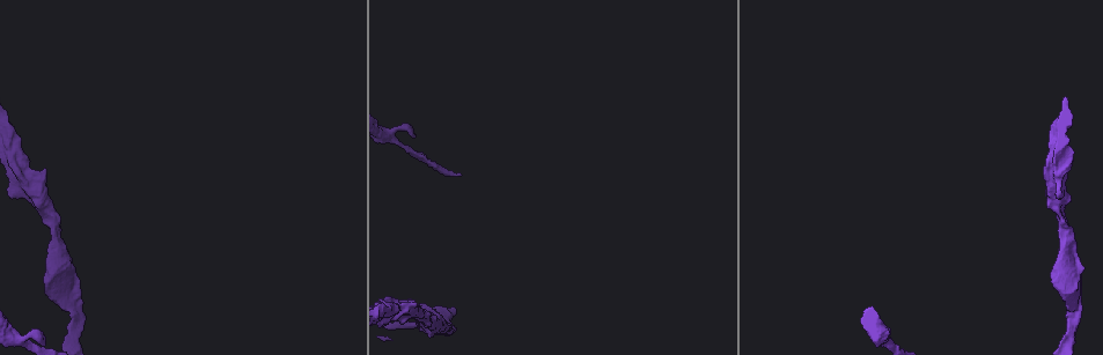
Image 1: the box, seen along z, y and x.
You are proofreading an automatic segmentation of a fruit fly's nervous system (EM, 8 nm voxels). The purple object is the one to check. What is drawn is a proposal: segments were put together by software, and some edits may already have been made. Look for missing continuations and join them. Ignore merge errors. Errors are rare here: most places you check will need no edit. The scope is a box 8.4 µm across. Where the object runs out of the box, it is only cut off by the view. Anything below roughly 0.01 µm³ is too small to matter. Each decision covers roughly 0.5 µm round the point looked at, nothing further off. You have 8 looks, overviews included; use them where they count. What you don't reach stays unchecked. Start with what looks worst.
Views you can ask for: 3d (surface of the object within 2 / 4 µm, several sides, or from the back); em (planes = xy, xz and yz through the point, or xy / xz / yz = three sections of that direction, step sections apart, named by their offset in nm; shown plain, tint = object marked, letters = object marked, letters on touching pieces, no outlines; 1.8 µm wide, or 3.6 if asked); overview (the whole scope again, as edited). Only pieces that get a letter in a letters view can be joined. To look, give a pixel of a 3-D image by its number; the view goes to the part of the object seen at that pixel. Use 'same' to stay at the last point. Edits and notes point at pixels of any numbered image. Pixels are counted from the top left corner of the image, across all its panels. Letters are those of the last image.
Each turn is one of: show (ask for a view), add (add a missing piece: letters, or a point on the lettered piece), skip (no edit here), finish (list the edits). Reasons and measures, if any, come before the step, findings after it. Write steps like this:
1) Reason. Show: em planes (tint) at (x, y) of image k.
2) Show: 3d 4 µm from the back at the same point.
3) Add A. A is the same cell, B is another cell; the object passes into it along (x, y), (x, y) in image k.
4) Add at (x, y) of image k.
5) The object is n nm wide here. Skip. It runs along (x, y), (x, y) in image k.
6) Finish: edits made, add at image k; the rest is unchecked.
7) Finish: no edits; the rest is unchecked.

Show: 3d 4 µm at (1064, 291) of image 1.

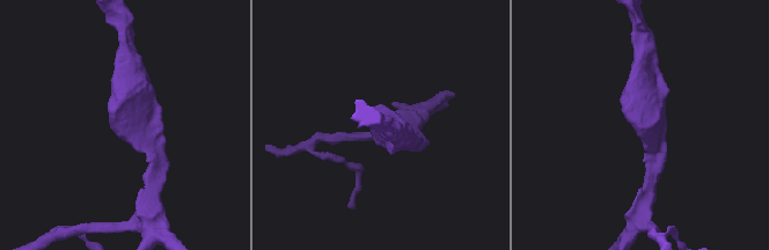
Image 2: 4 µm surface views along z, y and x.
Show: em planes (letters) at (643, 126) of image 2.

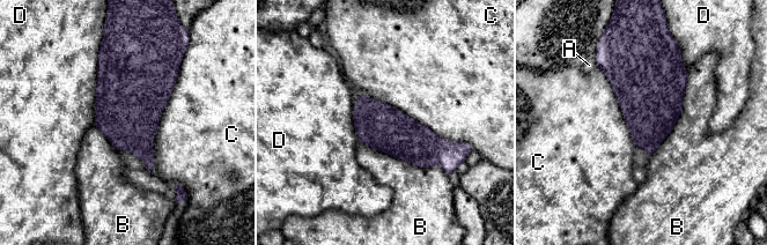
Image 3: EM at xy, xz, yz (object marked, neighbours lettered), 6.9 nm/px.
The longest contact is with C, 800 nm. Skip. A, B, C and D are other cells; a border runs along (181, 62), (153, 142), (152, 172) in image 3; none of them fits.

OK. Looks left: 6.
Thick turns thin. Show: em 3.6 µm planes (tint) at (1055, 197) of image 1.

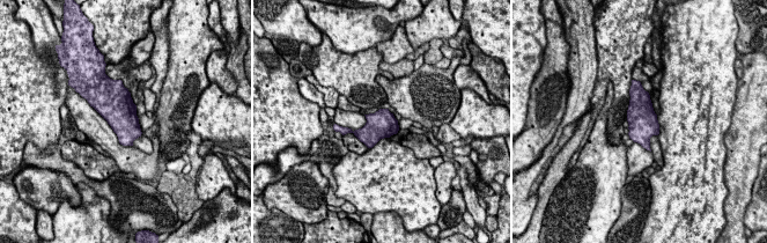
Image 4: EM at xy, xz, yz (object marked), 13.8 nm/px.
What lies round it. Show: em 3.6 µm planes (letters) at the same point.

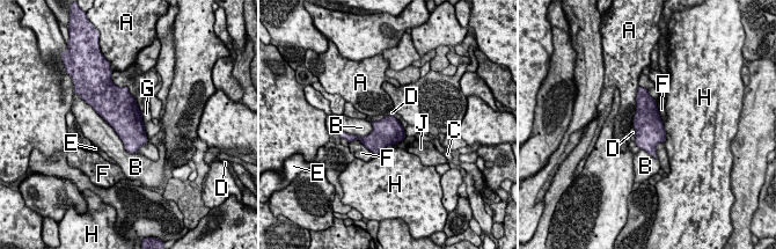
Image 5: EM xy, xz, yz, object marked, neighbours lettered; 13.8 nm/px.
Skip. A, B, C, D, E, F, G, H and J are other cells; none of them fits.

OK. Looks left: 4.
Sudden change in width. Show: 3d 4 µm at (389, 133) of image 1.

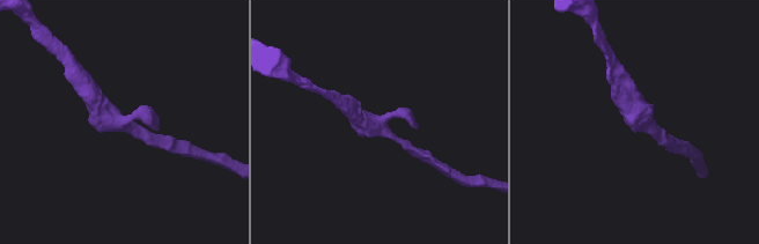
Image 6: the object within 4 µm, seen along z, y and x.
Show: em 3.6 µm planes (letters) at (379, 123) of image 6.

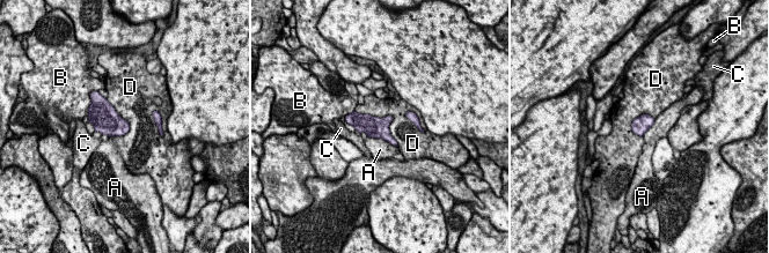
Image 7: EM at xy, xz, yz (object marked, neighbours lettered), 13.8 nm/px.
Skip. A, B, C and D are other cells; a border runs along (353, 111), (390, 116), (397, 146) in image 7; none of them fits.

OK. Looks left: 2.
Finish: no edits; the rest is unchecked.

